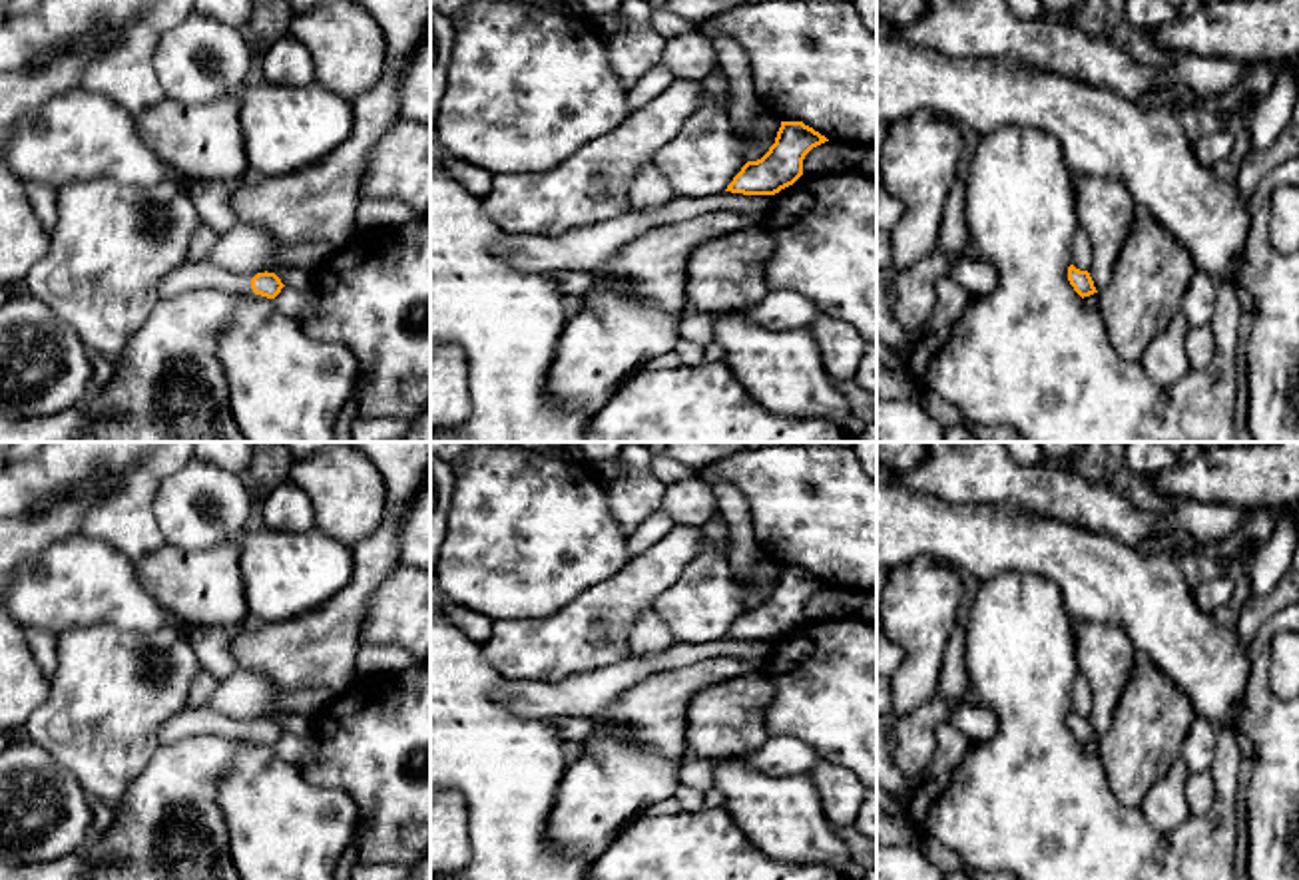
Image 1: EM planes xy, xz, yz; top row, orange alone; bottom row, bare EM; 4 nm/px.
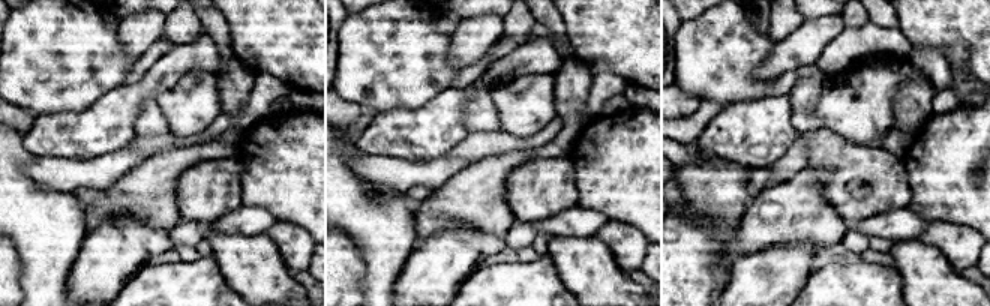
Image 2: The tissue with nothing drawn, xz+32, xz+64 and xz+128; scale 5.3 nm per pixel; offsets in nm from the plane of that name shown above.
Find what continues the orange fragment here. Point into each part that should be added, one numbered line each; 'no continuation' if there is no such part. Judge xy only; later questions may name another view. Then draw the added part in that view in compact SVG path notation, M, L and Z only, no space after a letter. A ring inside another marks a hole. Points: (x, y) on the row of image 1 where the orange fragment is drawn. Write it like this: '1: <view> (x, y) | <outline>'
1: xy (190, 275) | M183 263L161 279L157 295L159 301L197 289L215 289L231 295L255 295L251 289L251 279L255 275L257 273L231 273L209 263Z

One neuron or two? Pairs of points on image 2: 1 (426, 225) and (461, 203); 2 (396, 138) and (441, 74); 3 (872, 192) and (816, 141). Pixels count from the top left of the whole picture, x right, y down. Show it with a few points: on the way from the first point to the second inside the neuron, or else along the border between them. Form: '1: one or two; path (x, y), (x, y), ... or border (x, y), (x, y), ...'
1: one; path (435, 216), (452, 206)
2: two; border (449, 87), (417, 107), (392, 108), (384, 113)
3: one; path (860, 185), (830, 155)

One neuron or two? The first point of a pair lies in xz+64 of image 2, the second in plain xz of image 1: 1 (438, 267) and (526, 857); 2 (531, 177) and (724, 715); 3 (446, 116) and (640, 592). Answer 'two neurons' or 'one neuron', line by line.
1: two neurons
2: one neuron
3: one neuron

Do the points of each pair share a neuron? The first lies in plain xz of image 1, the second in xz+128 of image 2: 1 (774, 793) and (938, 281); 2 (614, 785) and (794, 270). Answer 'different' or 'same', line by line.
1: same
2: same

